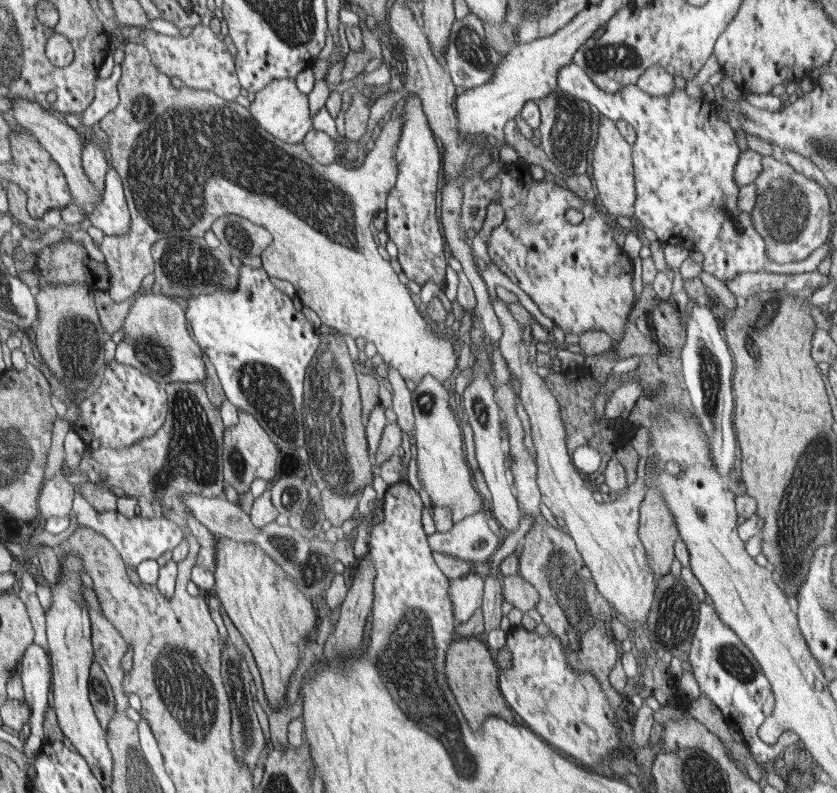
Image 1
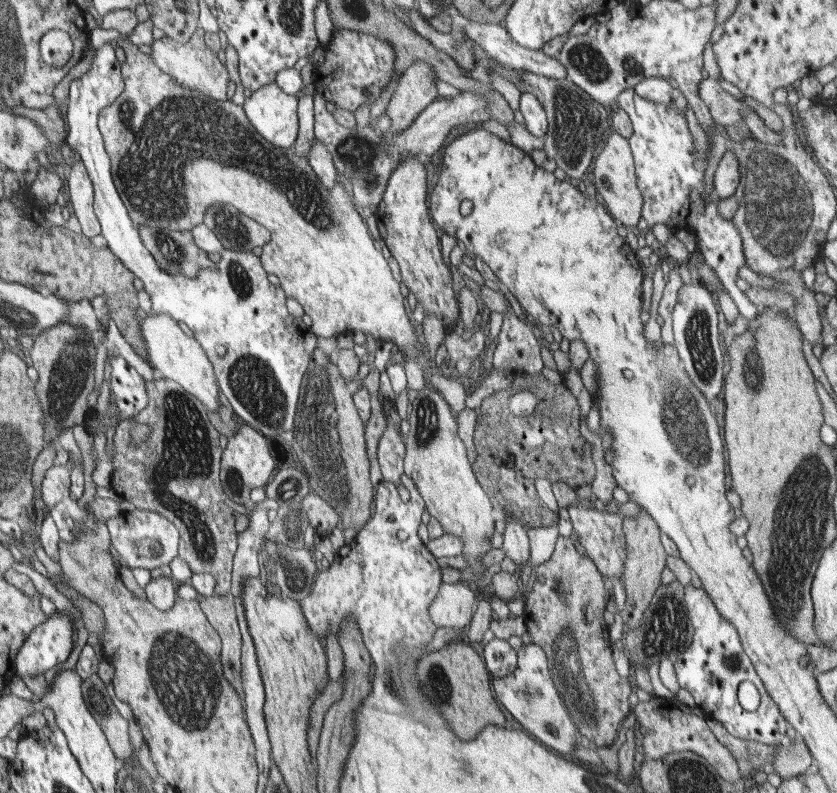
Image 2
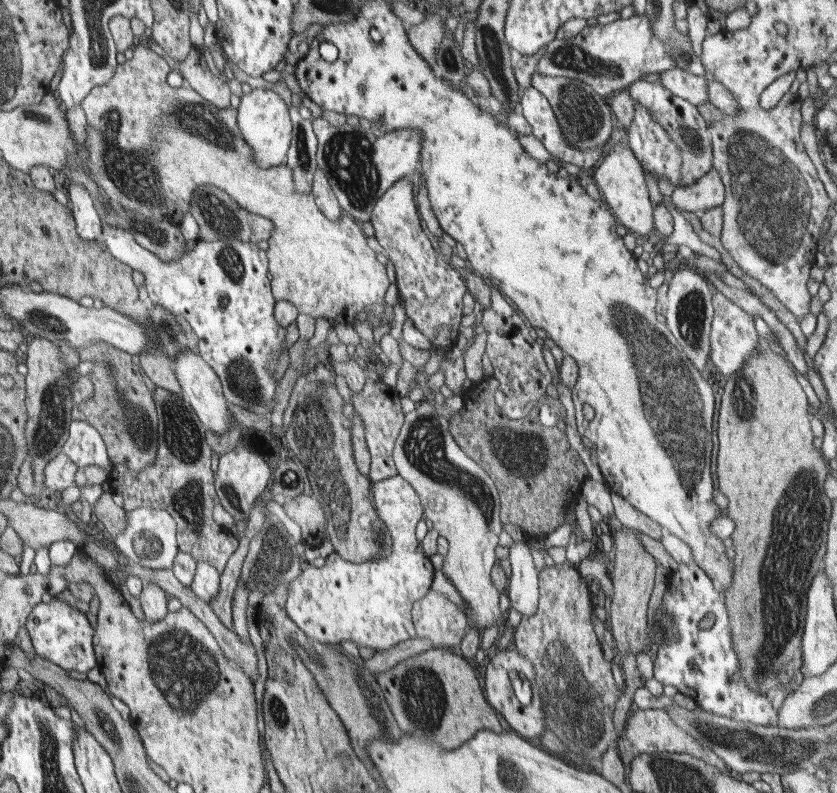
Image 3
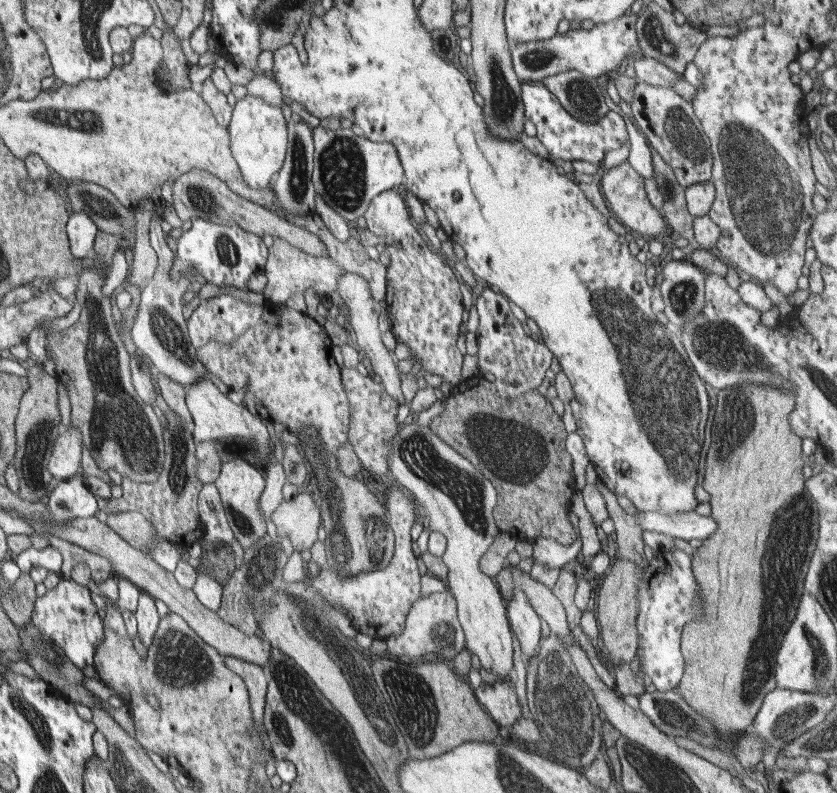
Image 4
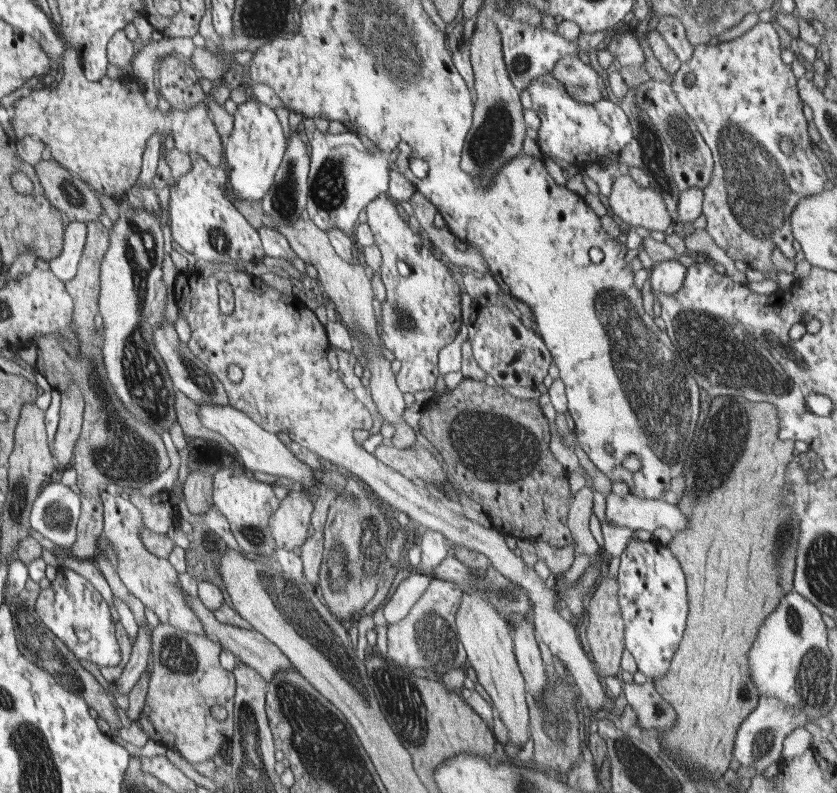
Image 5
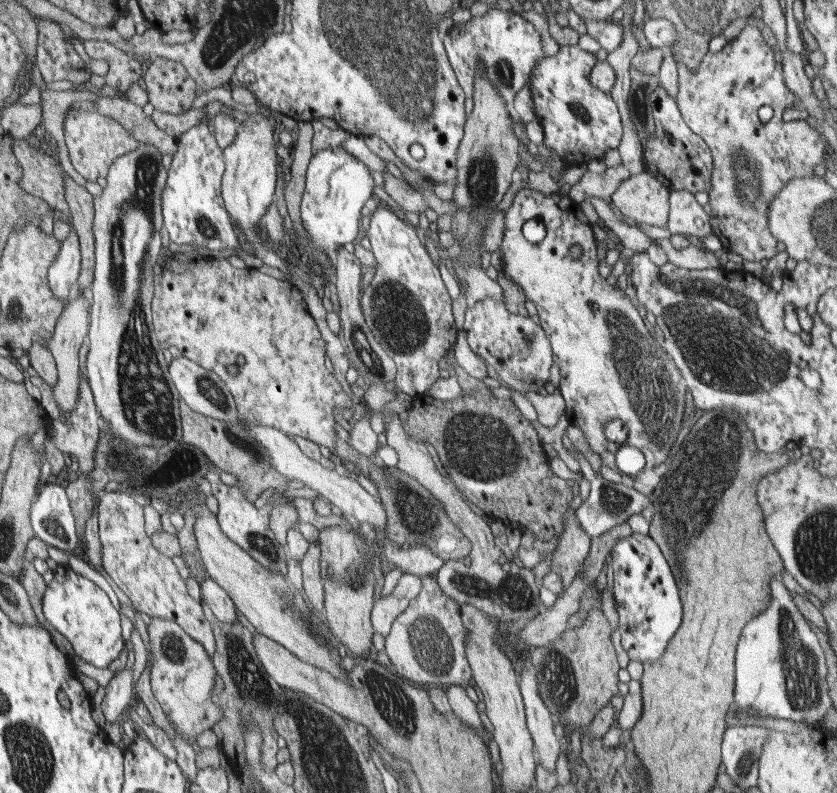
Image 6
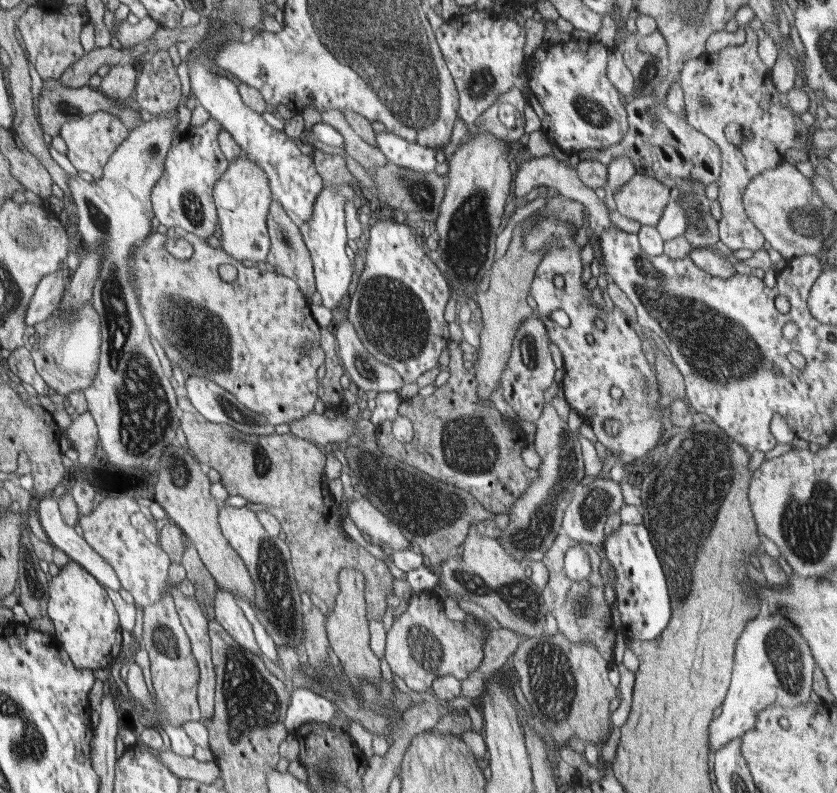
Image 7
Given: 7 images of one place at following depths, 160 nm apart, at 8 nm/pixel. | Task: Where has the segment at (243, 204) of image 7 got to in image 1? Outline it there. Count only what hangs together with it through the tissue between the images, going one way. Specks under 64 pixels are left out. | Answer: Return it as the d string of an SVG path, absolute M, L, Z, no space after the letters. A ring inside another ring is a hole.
M280 78L270 82L263 90L256 93L249 112L257 125L283 142L301 143L304 136L312 129L313 118L308 108L308 98L297 90L294 79Z

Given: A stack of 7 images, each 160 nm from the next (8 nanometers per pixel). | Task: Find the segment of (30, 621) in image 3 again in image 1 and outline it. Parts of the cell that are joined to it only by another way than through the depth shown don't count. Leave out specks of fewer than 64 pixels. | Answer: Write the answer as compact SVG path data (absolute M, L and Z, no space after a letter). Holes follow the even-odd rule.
M32 644L27 646L22 659L21 678L24 689L24 701L30 707L30 735L25 741L25 750L22 752L32 758L45 743L44 718L48 712L48 694L50 694L50 650L46 646Z

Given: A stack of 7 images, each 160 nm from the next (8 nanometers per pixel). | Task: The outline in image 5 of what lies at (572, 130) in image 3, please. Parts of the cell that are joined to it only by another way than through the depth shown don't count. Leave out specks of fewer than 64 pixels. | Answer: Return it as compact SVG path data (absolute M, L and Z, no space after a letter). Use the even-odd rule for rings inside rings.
M561 58L555 63L553 74L564 85L566 93L578 103L592 105L608 98L606 84L600 74L579 58Z

